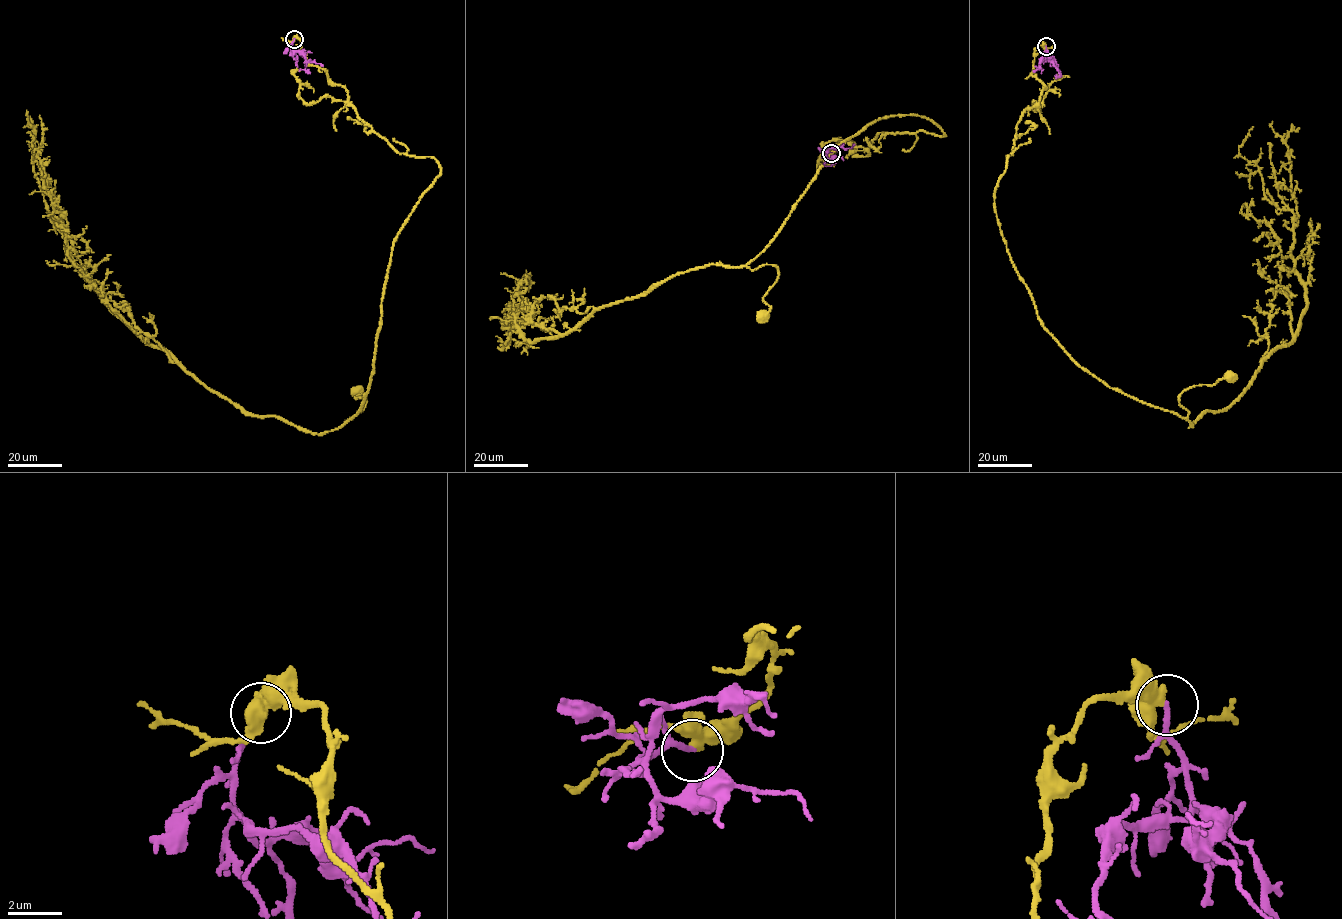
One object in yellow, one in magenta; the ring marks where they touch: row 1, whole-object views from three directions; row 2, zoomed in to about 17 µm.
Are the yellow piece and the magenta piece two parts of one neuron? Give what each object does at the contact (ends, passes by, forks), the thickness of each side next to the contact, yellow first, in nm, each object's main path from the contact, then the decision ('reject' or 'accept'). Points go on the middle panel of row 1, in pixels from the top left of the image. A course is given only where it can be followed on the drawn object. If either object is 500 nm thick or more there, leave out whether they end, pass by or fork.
yellow forks | magenta ends | 400/200 nm | yellow via (831, 153), (944, 135), (892, 115), (832, 151), (745, 265), (777, 267), (763, 316) | magenta via (831, 153), (826, 154), (830, 148), (850, 148), (854, 144) | reject

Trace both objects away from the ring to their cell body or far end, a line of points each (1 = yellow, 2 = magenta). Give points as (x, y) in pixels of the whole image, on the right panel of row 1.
1: (1046, 46), (994, 194), (1041, 324), (1111, 387), (1186, 419), (1180, 395), (1230, 375)
2: (1046, 46), (1048, 57), (1042, 58), (1039, 68), (1033, 71)

